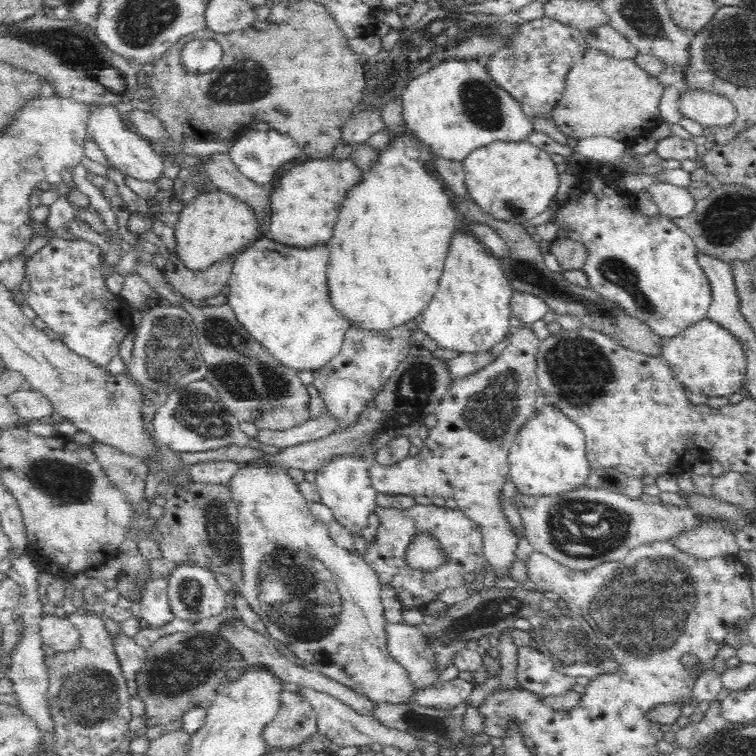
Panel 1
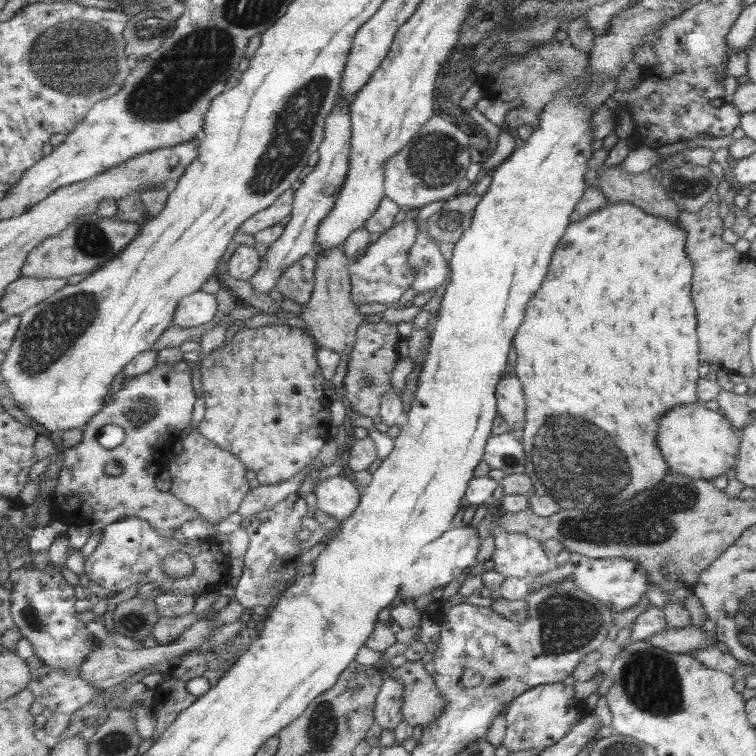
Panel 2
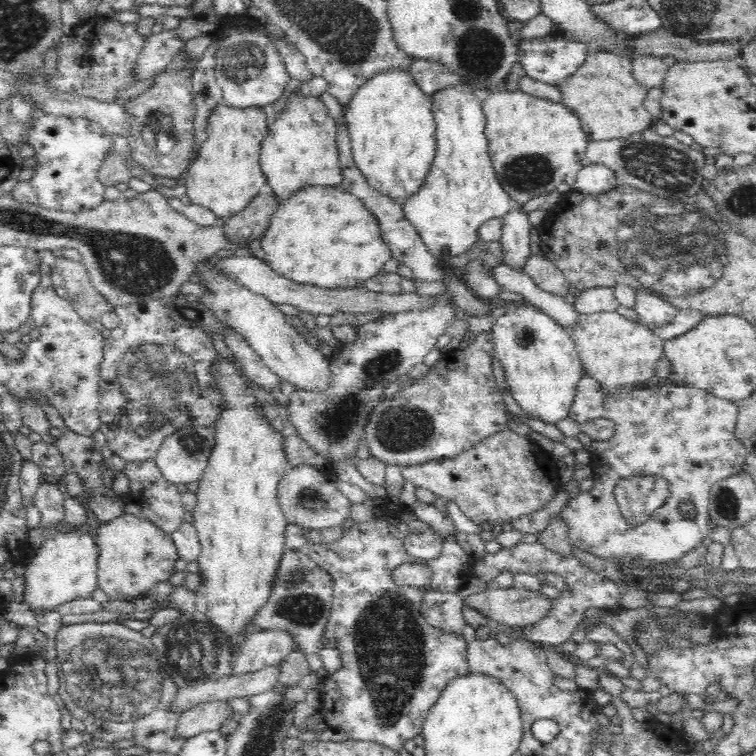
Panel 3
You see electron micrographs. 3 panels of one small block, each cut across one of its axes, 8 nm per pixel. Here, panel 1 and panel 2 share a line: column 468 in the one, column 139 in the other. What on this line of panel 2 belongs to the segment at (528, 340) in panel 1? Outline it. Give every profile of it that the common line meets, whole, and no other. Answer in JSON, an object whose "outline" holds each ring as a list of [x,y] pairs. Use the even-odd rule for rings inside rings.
{"outline":[[[187,361],[178,364],[158,365],[146,374],[125,380],[124,386],[115,392],[108,403],[90,423],[85,430],[85,439],[78,446],[64,448],[65,461],[63,462],[61,477],[52,497],[54,516],[68,521],[68,524],[84,526],[90,532],[106,531],[116,521],[130,516],[143,518],[154,525],[164,536],[172,538],[176,529],[184,526],[188,520],[205,518],[193,506],[180,500],[174,493],[165,493],[156,484],[158,476],[165,470],[165,464],[174,455],[174,444],[181,439],[181,431],[192,424],[198,393],[194,389],[194,373]],[[109,424],[117,424],[126,429],[128,436],[122,446],[106,448],[99,439],[101,430]],[[111,460],[120,461],[125,471],[118,477],[106,473],[107,464]]]}

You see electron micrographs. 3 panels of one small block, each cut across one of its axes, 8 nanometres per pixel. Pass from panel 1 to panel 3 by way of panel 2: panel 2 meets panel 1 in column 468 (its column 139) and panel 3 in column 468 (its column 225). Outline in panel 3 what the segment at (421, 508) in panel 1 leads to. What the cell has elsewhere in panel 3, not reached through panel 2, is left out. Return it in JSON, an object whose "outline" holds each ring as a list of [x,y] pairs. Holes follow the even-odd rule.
{"outline":[[[383,498],[382,502],[375,504],[374,506],[374,510],[376,510],[376,512],[373,519],[366,522],[354,522],[352,526],[343,532],[340,540],[335,540],[331,543],[311,543],[305,551],[308,558],[313,560],[320,567],[320,570],[323,570],[332,581],[332,612],[330,620],[327,622],[324,636],[326,642],[329,642],[329,644],[331,644],[331,646],[334,647],[334,650],[338,653],[342,665],[340,671],[336,672],[336,674],[324,683],[325,688],[321,694],[323,703],[322,718],[329,726],[329,730],[336,731],[339,735],[346,732],[348,739],[350,740],[371,741],[372,743],[380,744],[381,747],[388,748],[389,752],[394,753],[394,755],[398,755],[398,752],[402,752],[402,750],[404,750],[404,746],[406,746],[406,742],[408,742],[408,740],[413,740],[415,736],[421,734],[423,731],[424,720],[427,720],[429,711],[436,705],[436,702],[439,702],[442,694],[460,678],[471,676],[467,661],[468,642],[460,635],[449,634],[428,623],[426,617],[422,616],[422,608],[424,606],[424,598],[426,598],[426,594],[428,594],[428,592],[460,592],[460,588],[462,588],[462,586],[466,586],[469,580],[473,577],[473,568],[479,559],[476,557],[476,554],[466,551],[466,549],[464,549],[464,545],[458,543],[456,538],[446,542],[446,546],[443,546],[440,556],[436,559],[424,560],[410,556],[403,543],[406,535],[410,533],[424,532],[429,528],[427,522],[418,517],[414,518],[414,516],[412,516],[412,518],[406,518],[406,514],[413,514],[413,511],[412,509],[402,506],[404,506],[404,504],[399,503],[398,506],[392,507],[392,504],[390,504],[388,499]],[[404,564],[422,564],[424,566],[428,566],[430,569],[430,580],[428,581],[428,584],[425,584],[423,587],[417,587],[414,585],[398,583],[398,581],[394,579],[394,572],[396,572],[396,568],[400,568],[400,566],[404,566]]]}

